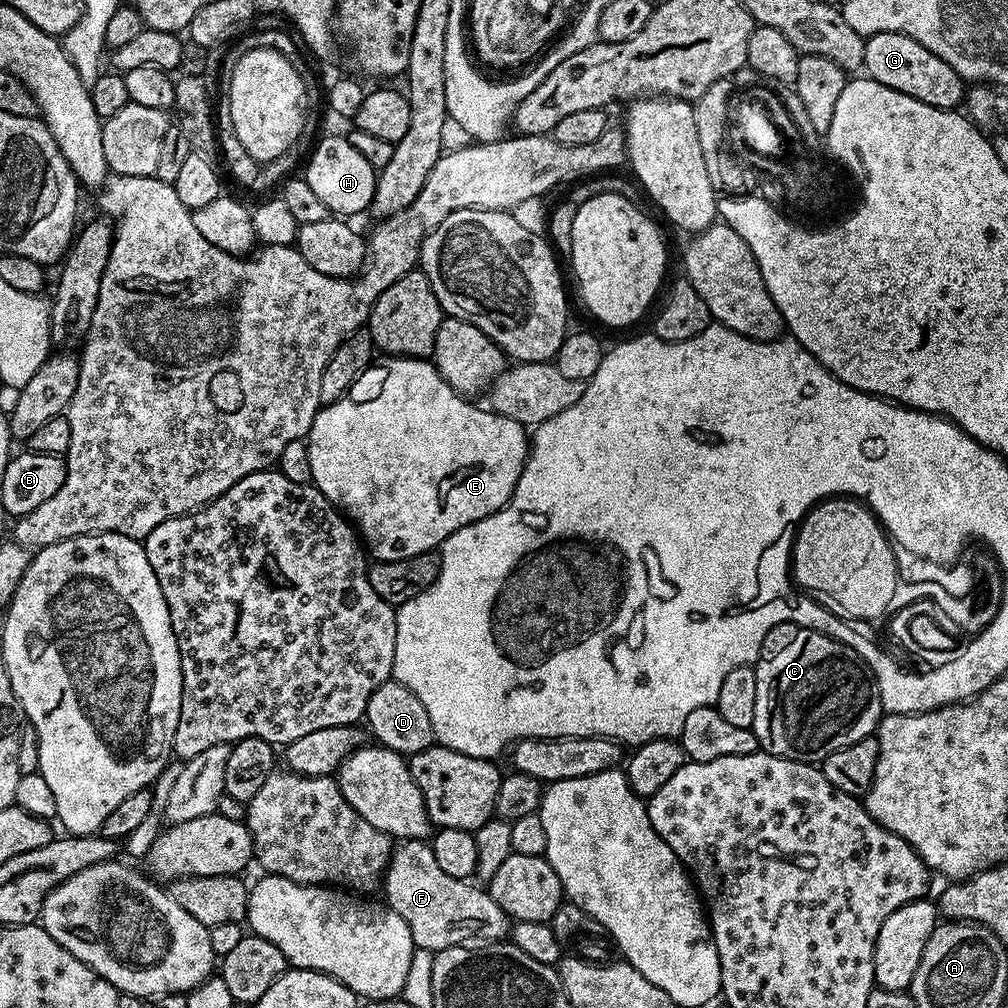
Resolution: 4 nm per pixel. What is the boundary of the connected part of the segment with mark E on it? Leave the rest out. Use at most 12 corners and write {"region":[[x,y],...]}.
{"region":[[373,362],[306,437],[376,560],[507,506],[525,425]]}

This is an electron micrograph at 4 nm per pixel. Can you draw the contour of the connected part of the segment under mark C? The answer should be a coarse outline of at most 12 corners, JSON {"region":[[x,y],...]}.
{"region":[[779,624],[754,665],[752,733],[772,756],[823,762],[875,733],[861,656]]}

